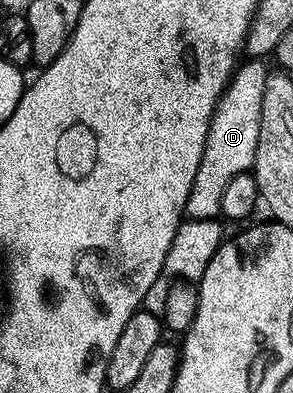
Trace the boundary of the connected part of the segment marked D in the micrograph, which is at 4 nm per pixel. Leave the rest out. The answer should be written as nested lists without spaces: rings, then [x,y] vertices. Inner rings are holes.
[[[250,57],[239,64],[237,72],[220,98],[208,130],[202,161],[195,174],[194,185],[185,212],[191,219],[213,219],[220,213],[222,195],[228,183],[240,173],[249,172],[257,153],[261,128],[262,94],[270,74],[263,58]]]

